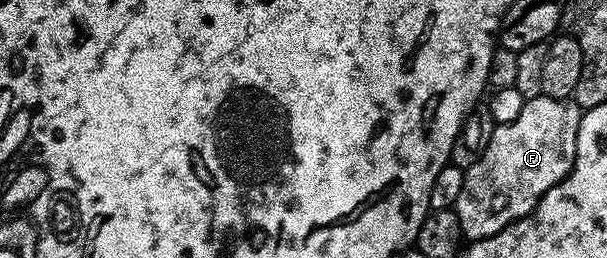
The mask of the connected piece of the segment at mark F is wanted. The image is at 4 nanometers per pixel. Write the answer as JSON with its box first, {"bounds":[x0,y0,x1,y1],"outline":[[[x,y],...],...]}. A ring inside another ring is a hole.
{"bounds":[453,94,580,241],"outline":[[[542,94],[526,100],[515,121],[495,126],[493,137],[489,137],[489,145],[485,145],[485,153],[481,153],[477,165],[466,168],[465,185],[461,185],[461,197],[457,197],[453,208],[459,218],[464,240],[474,241],[496,235],[510,223],[524,219],[539,204],[541,197],[553,189],[553,185],[571,174],[577,153],[580,114],[580,107],[571,99],[554,99]]]}

